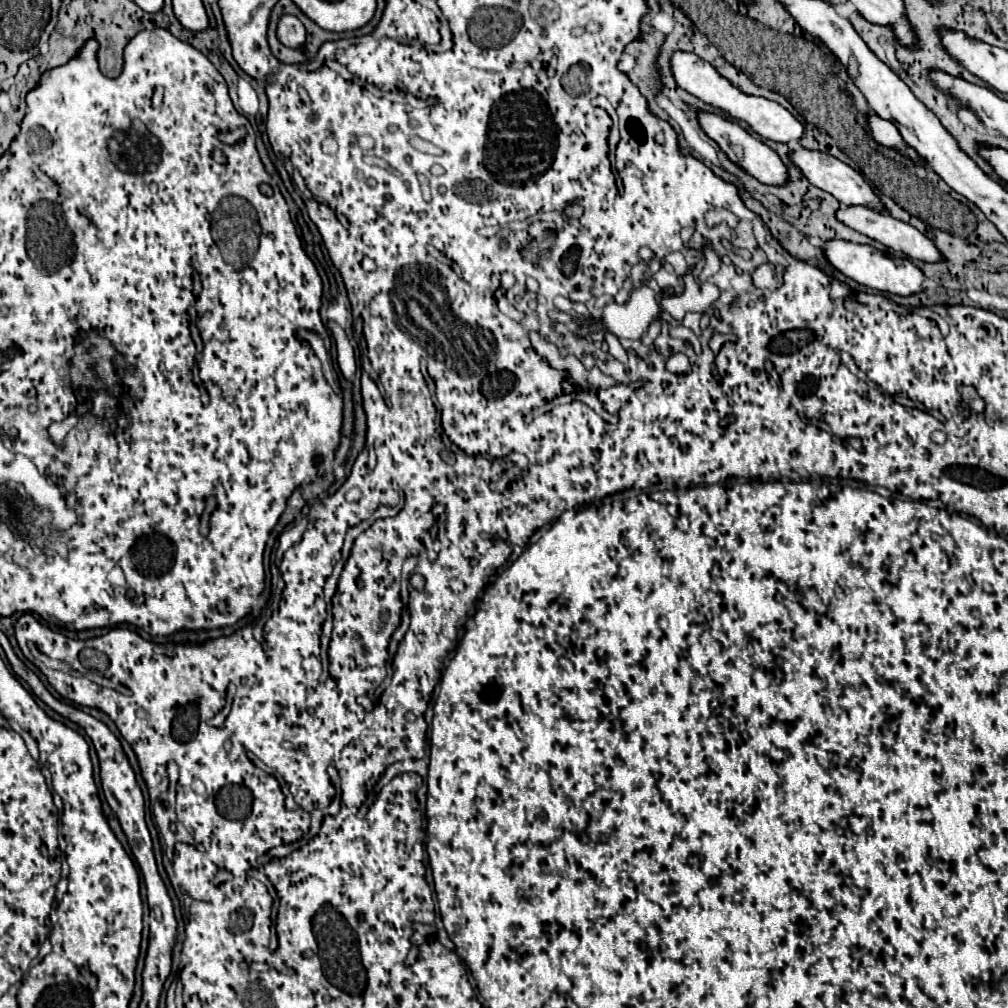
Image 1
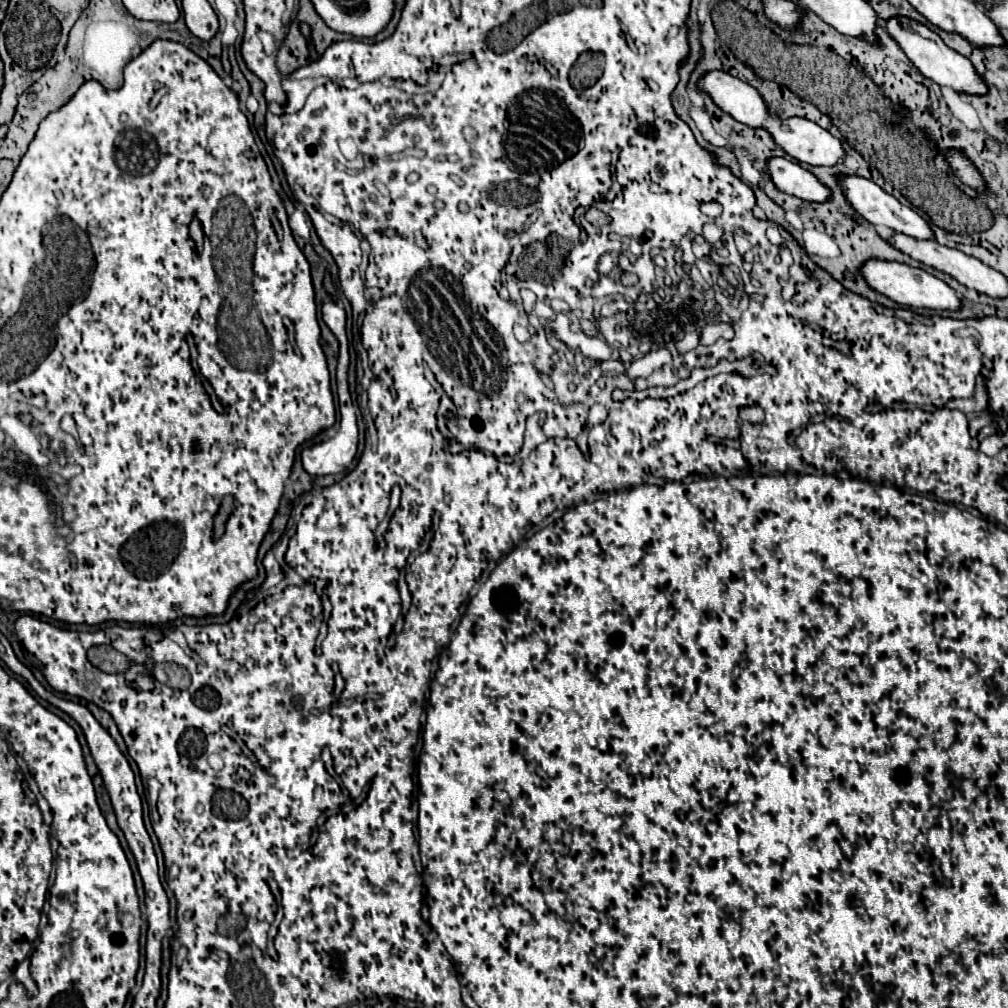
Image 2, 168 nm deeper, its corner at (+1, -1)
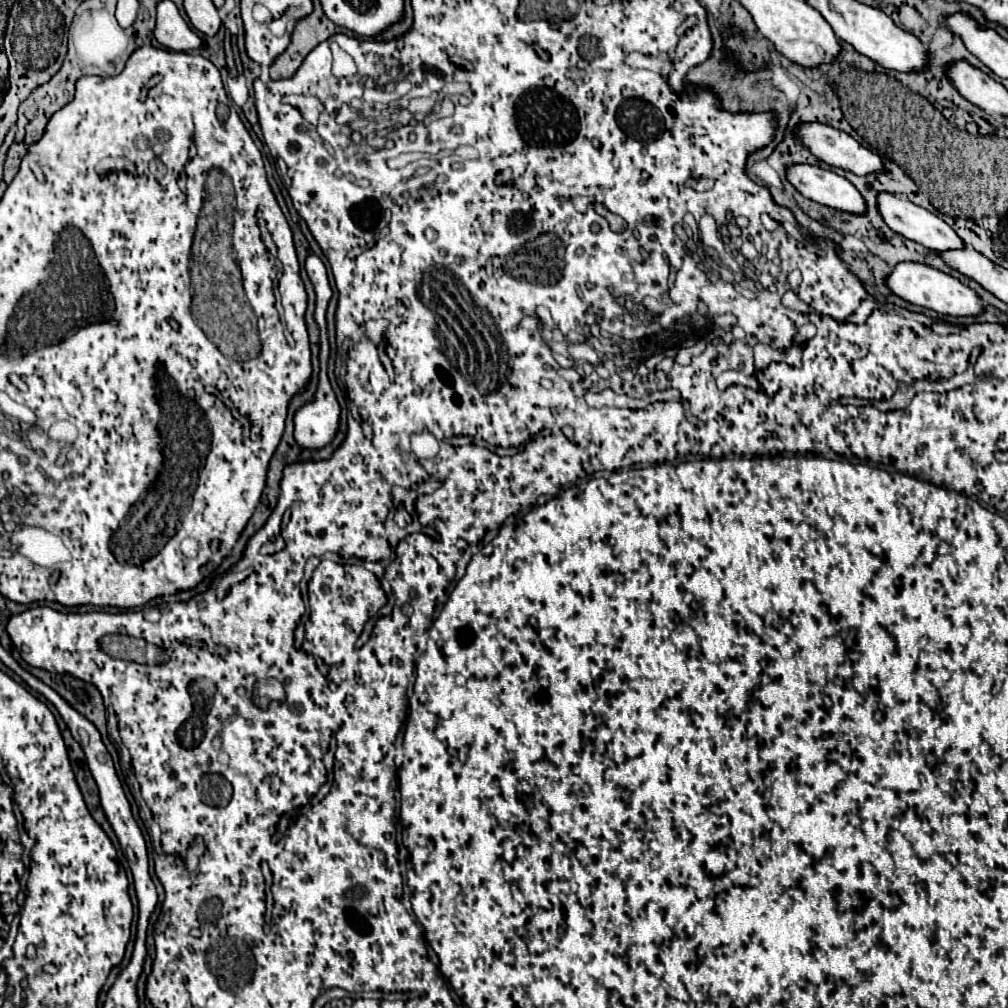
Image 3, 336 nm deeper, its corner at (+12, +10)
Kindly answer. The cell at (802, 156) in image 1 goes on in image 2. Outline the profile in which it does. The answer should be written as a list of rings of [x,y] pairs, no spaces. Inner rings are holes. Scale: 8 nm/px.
[[[847,176],[847,178],[841,180],[841,186],[845,188],[845,194],[847,194],[849,204],[863,218],[867,218],[871,224],[875,224],[875,226],[887,226],[887,228],[891,228],[891,230],[895,230],[899,234],[905,234],[909,238],[915,238],[915,240],[935,240],[933,228],[929,226],[929,222],[917,210],[913,210],[911,206],[901,204],[895,196],[887,194],[885,190],[881,190],[875,182],[865,180],[865,178],[859,178],[859,176]]]

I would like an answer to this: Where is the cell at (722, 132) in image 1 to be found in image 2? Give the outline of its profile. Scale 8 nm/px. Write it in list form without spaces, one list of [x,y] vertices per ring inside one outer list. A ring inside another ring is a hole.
[[[771,158],[767,168],[775,186],[781,192],[787,192],[807,202],[823,202],[831,198],[831,190],[821,184],[819,178],[813,176],[809,170],[801,168],[799,162],[791,162],[787,158]]]

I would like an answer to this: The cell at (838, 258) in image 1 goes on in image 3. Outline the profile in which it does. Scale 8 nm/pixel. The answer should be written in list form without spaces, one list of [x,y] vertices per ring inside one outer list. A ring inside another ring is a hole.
[[[898,263],[890,271],[890,275],[886,275],[884,283],[894,295],[902,297],[904,301],[910,301],[914,305],[932,309],[932,311],[942,313],[942,315],[958,317],[958,315],[978,315],[982,311],[982,305],[978,303],[978,297],[970,287],[966,287],[964,283],[954,279],[952,275],[946,275],[946,273],[938,271],[938,269],[932,269],[930,265]]]

